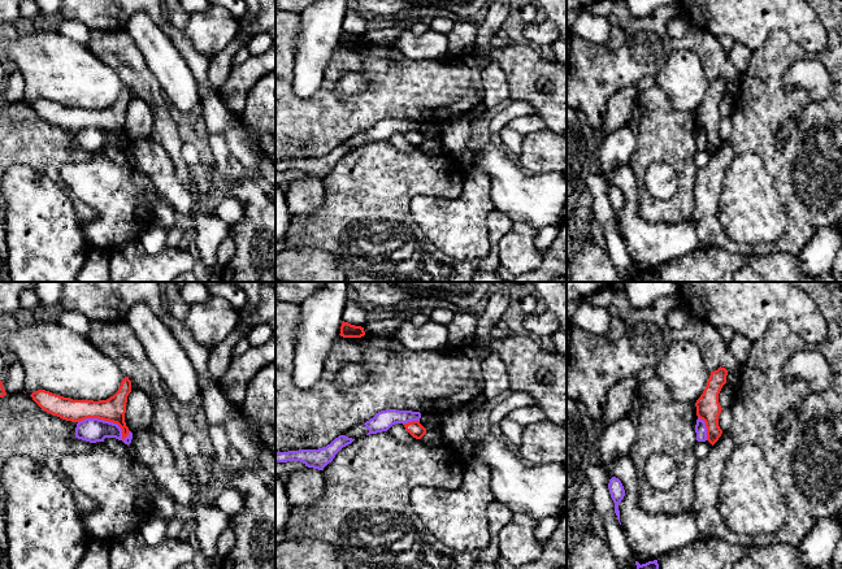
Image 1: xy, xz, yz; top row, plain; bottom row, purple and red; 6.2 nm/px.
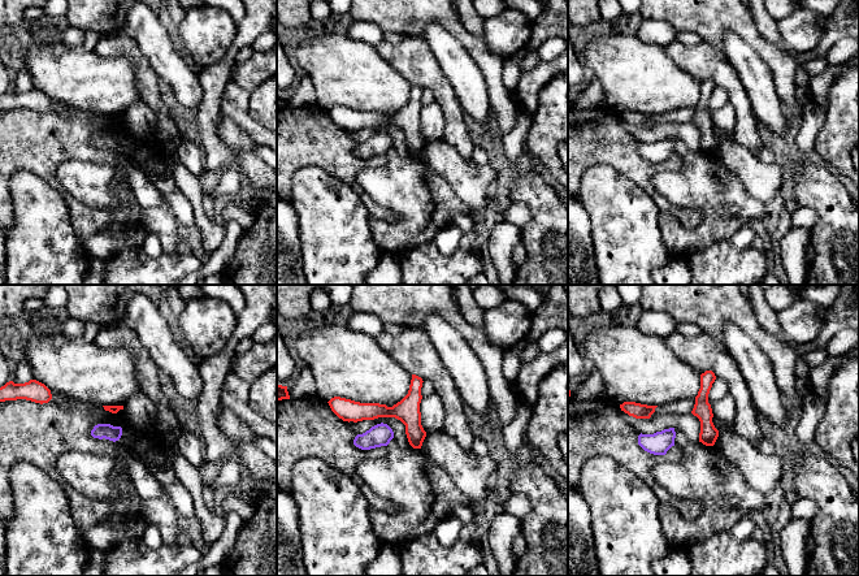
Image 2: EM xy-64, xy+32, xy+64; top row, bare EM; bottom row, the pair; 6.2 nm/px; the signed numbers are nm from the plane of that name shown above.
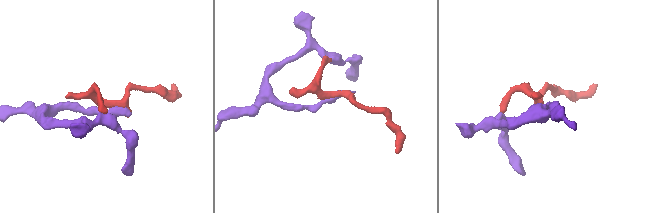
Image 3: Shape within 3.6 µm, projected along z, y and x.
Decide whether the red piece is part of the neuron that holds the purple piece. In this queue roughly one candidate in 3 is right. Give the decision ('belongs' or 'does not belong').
does not belong

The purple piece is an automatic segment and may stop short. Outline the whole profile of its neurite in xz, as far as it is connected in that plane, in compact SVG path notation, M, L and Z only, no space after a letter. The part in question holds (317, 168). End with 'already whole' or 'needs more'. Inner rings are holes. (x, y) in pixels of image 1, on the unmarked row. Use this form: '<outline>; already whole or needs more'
M339 144L330 153L318 158L299 158L288 161L275 161L275 171L300 170L308 177L324 179L333 170L335 164L355 148Z; already whole

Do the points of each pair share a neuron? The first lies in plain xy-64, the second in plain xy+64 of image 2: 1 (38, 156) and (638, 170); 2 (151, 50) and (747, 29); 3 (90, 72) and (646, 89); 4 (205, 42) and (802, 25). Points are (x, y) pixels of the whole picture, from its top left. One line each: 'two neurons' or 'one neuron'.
1: one neuron
2: two neurons
3: one neuron
4: one neuron

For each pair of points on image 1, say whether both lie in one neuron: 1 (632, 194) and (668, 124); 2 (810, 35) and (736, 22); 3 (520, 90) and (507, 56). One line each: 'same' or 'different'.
1: different
2: same
3: same

